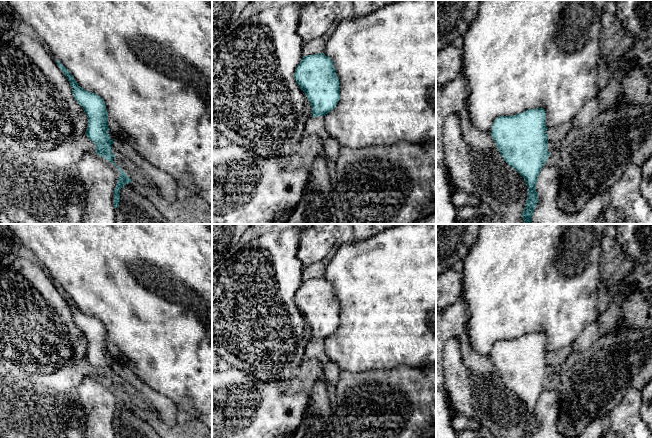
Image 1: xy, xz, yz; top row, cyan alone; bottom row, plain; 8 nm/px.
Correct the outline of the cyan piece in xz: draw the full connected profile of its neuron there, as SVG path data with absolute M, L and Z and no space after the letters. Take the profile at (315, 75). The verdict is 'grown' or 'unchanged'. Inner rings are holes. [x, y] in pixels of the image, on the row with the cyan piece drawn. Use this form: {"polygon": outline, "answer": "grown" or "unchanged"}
{"polygon": "M324 53L303 56L294 79L309 101L312 117L325 116L336 107L339 79L333 61Z", "answer": "unchanged"}

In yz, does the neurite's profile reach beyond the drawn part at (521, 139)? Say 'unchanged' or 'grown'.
unchanged

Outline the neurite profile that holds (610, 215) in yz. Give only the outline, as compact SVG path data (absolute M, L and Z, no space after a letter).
M547 160L536 182L538 203L532 215L532 224L652 224L652 209L640 191L642 179L641 167L630 165L620 179L603 195L594 196L581 210L568 214L557 206L561 183L557 160Z

